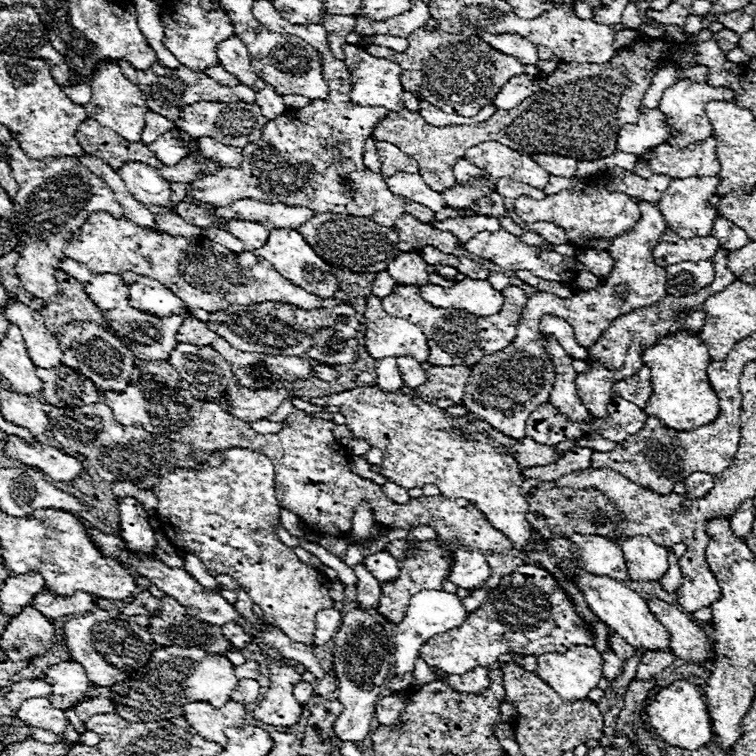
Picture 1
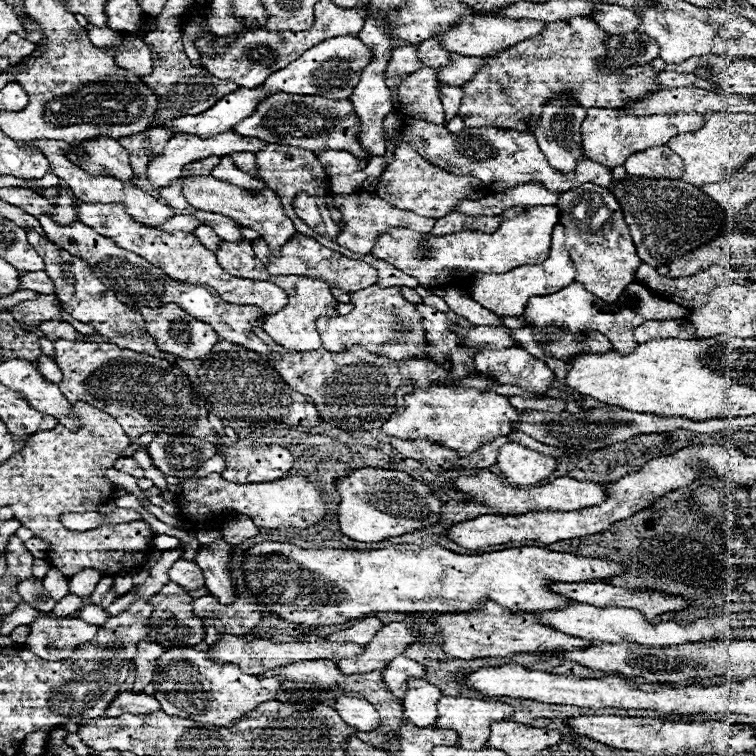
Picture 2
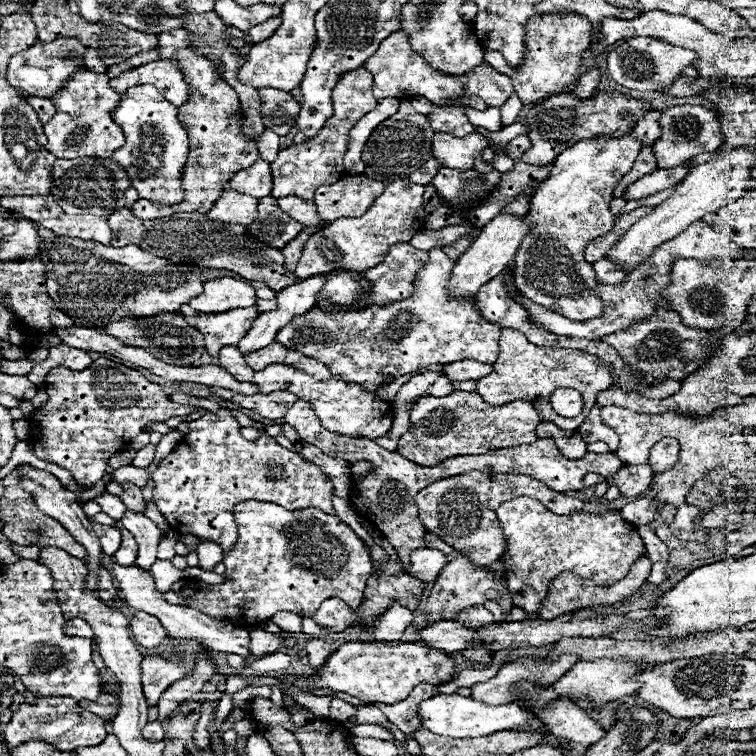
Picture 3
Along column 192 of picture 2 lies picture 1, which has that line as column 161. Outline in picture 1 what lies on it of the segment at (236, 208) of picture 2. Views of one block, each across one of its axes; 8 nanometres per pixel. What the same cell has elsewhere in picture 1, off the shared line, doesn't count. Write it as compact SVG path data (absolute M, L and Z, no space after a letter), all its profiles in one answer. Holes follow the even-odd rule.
M126 162L118 174L124 178L128 192L144 206L170 208L170 182L160 176L160 170L142 162Z

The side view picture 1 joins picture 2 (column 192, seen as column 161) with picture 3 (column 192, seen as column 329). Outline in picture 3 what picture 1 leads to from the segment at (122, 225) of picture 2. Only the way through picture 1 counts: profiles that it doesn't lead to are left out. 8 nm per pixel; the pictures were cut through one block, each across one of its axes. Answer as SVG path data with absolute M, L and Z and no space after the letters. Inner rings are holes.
M216 278L204 282L204 292L190 300L190 306L204 314L228 312L234 308L248 308L256 304L256 290L236 278Z

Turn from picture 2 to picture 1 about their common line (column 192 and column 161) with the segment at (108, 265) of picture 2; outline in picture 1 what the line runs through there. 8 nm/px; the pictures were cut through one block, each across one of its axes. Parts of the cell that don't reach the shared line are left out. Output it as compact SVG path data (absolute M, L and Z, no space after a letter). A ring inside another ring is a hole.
M138 278L128 292L130 306L136 310L144 310L148 314L156 314L158 318L162 316L172 316L172 314L184 314L188 318L198 318L206 322L210 318L208 312L204 310L190 310L172 290L162 286L160 282L152 278Z

